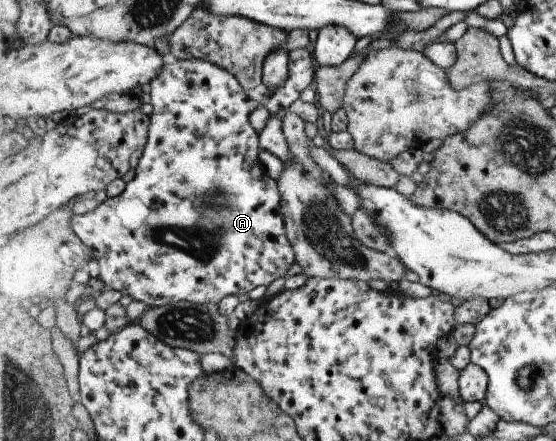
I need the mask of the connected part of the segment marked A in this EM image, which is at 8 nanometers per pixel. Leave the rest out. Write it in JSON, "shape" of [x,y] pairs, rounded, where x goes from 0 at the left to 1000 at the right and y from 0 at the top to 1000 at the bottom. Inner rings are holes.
{"shape":[[[317,134],[308,145],[299,145],[291,161],[286,166],[282,177],[277,177],[266,195],[266,206],[272,218],[272,236],[275,254],[270,261],[272,281],[270,281],[270,302],[266,313],[266,324],[263,327],[263,338],[259,340],[257,354],[254,356],[250,376],[243,383],[241,406],[230,415],[227,422],[225,435],[209,447],[192,449],[185,460],[182,460],[169,478],[156,483],[155,488],[133,488],[133,519],[135,526],[142,533],[142,540],[147,540],[147,546],[162,562],[165,583],[169,583],[180,603],[180,619],[176,637],[196,649],[198,655],[212,658],[223,669],[236,671],[241,680],[259,685],[261,692],[270,696],[291,696],[297,692],[306,692],[308,687],[317,687],[322,683],[344,683],[349,687],[362,689],[396,689],[396,685],[410,671],[433,667],[448,667],[455,662],[459,653],[466,653],[469,646],[484,649],[489,639],[495,639],[500,630],[514,630],[520,621],[520,608],[527,603],[531,592],[531,571],[529,558],[523,553],[522,540],[516,531],[513,497],[505,476],[505,442],[500,424],[500,406],[493,408],[480,395],[480,383],[477,383],[477,372],[469,370],[466,363],[466,342],[469,340],[468,331],[468,308],[466,299],[459,295],[459,288],[451,281],[450,263],[451,256],[466,240],[460,229],[450,227],[441,213],[441,202],[437,193],[430,186],[430,179],[415,168],[410,159],[405,159],[401,152],[396,152],[385,141],[365,136],[365,134]]]}

